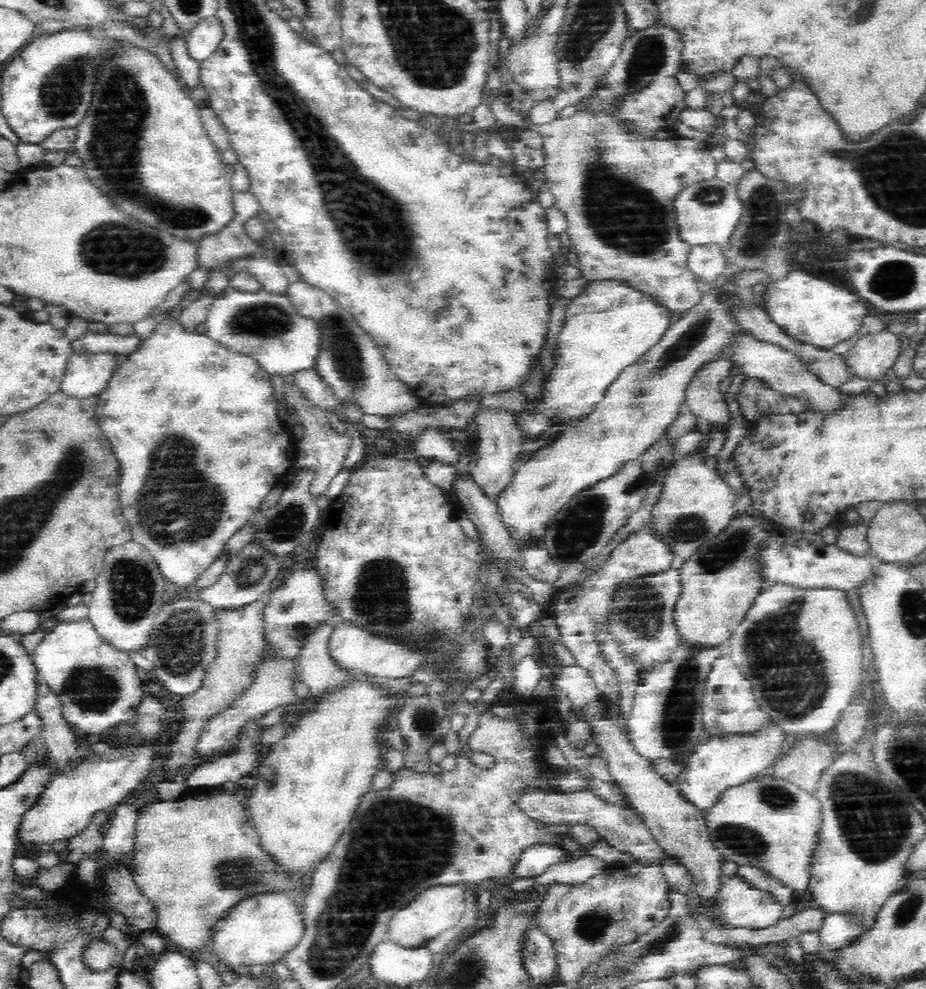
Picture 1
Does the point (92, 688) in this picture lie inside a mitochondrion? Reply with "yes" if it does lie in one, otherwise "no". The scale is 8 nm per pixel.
yes

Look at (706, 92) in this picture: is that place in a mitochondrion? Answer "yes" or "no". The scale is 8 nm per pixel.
no

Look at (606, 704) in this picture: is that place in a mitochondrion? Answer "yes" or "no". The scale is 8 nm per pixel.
no

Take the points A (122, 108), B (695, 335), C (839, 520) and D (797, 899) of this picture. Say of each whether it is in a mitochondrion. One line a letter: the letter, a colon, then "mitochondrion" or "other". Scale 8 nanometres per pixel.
A: mitochondrion
B: mitochondrion
C: other
D: other

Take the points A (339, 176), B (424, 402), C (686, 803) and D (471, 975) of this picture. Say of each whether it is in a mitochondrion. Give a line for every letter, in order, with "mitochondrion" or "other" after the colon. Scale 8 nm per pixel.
A: mitochondrion
B: other
C: other
D: mitochondrion

